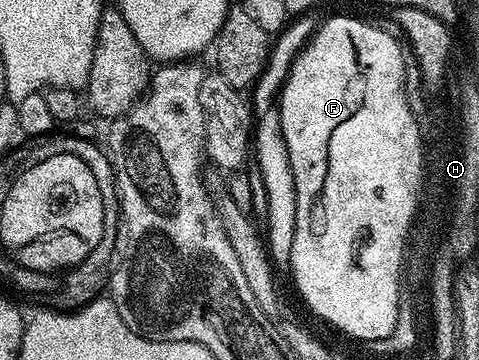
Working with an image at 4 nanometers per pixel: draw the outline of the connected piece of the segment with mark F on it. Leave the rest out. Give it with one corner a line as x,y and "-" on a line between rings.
333,17
330,21
320,22
319,28
313,33
308,40
308,44
294,58
289,69
288,76
285,78
284,84
280,88
279,108
281,111
282,131
286,137
287,151
290,153
291,171
294,173
295,191
298,195
295,212
295,237
294,245
291,247
291,255
289,264
291,272
293,271
293,281
297,284
297,289
301,292
303,300
309,304
309,309
313,313
318,313
322,317
322,322
337,322
338,327
349,329
349,333
355,334
354,342
360,337
382,337
384,333
389,333
389,329
393,327
393,314
397,314
397,285
398,276
403,271
406,264
406,241
413,226
414,213
417,206
414,202
413,189
417,189
417,129
413,129
413,118
411,107
408,105
408,95
405,93
405,80
403,79
403,55
399,52
399,43
395,39
391,39
391,35
387,35
387,31
383,31
375,23
369,25
365,21
360,21
357,17

